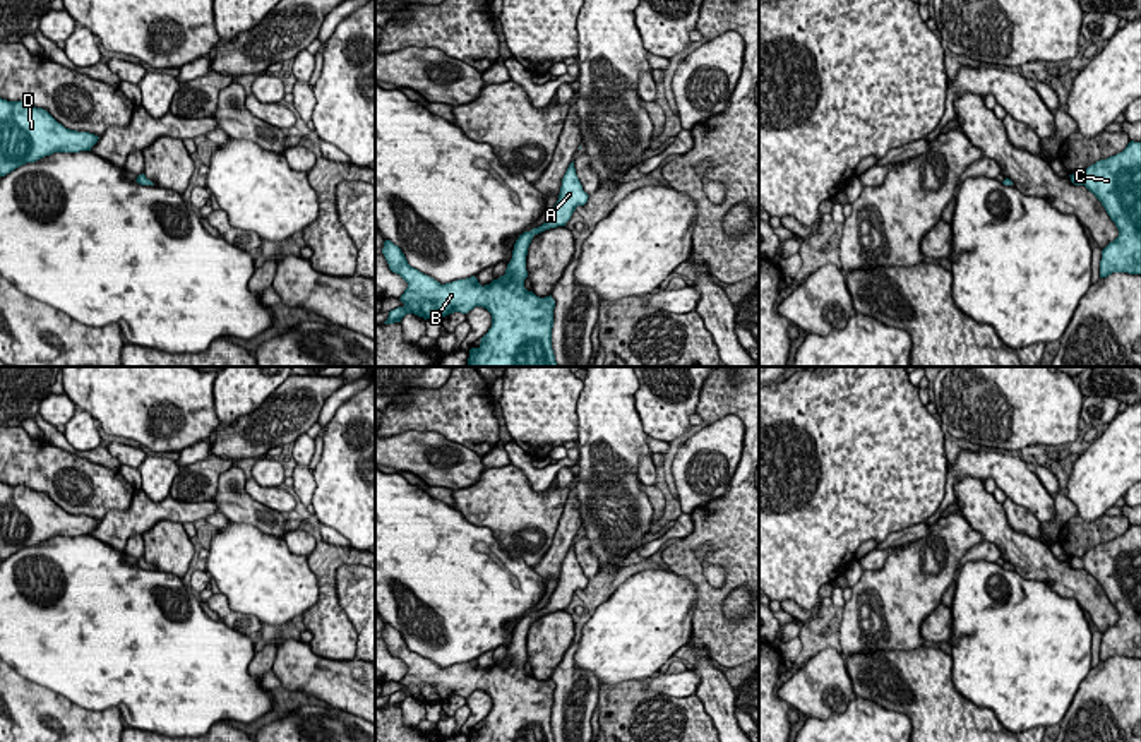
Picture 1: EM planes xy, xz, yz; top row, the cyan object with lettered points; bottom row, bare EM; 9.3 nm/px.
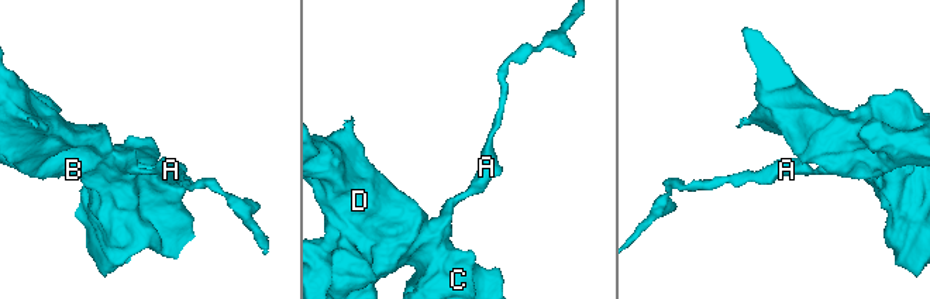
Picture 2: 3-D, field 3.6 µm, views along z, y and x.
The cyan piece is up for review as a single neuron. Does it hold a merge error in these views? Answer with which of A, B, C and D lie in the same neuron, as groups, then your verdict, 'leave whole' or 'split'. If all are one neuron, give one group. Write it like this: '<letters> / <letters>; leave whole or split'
A B C D; leave whole

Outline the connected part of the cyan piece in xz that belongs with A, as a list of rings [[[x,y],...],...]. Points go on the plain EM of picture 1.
[[[572,545],[562,562],[550,601],[541,610],[519,619],[505,658],[485,670],[475,660],[440,668],[411,651],[401,632],[385,624],[382,637],[389,653],[399,658],[408,672],[399,682],[404,689],[391,694],[384,708],[401,706],[406,697],[427,704],[483,691],[492,697],[492,711],[480,723],[480,730],[469,733],[469,742],[555,742],[552,733],[555,684],[552,679],[540,682],[524,672],[528,631],[535,619],[565,610],[576,591],[584,589],[588,581]]]

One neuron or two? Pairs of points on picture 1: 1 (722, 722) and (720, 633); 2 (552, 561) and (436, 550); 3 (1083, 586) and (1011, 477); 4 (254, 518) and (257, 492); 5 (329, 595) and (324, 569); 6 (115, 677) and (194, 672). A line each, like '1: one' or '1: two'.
1: two
2: two
3: two
4: two
5: one
6: one

